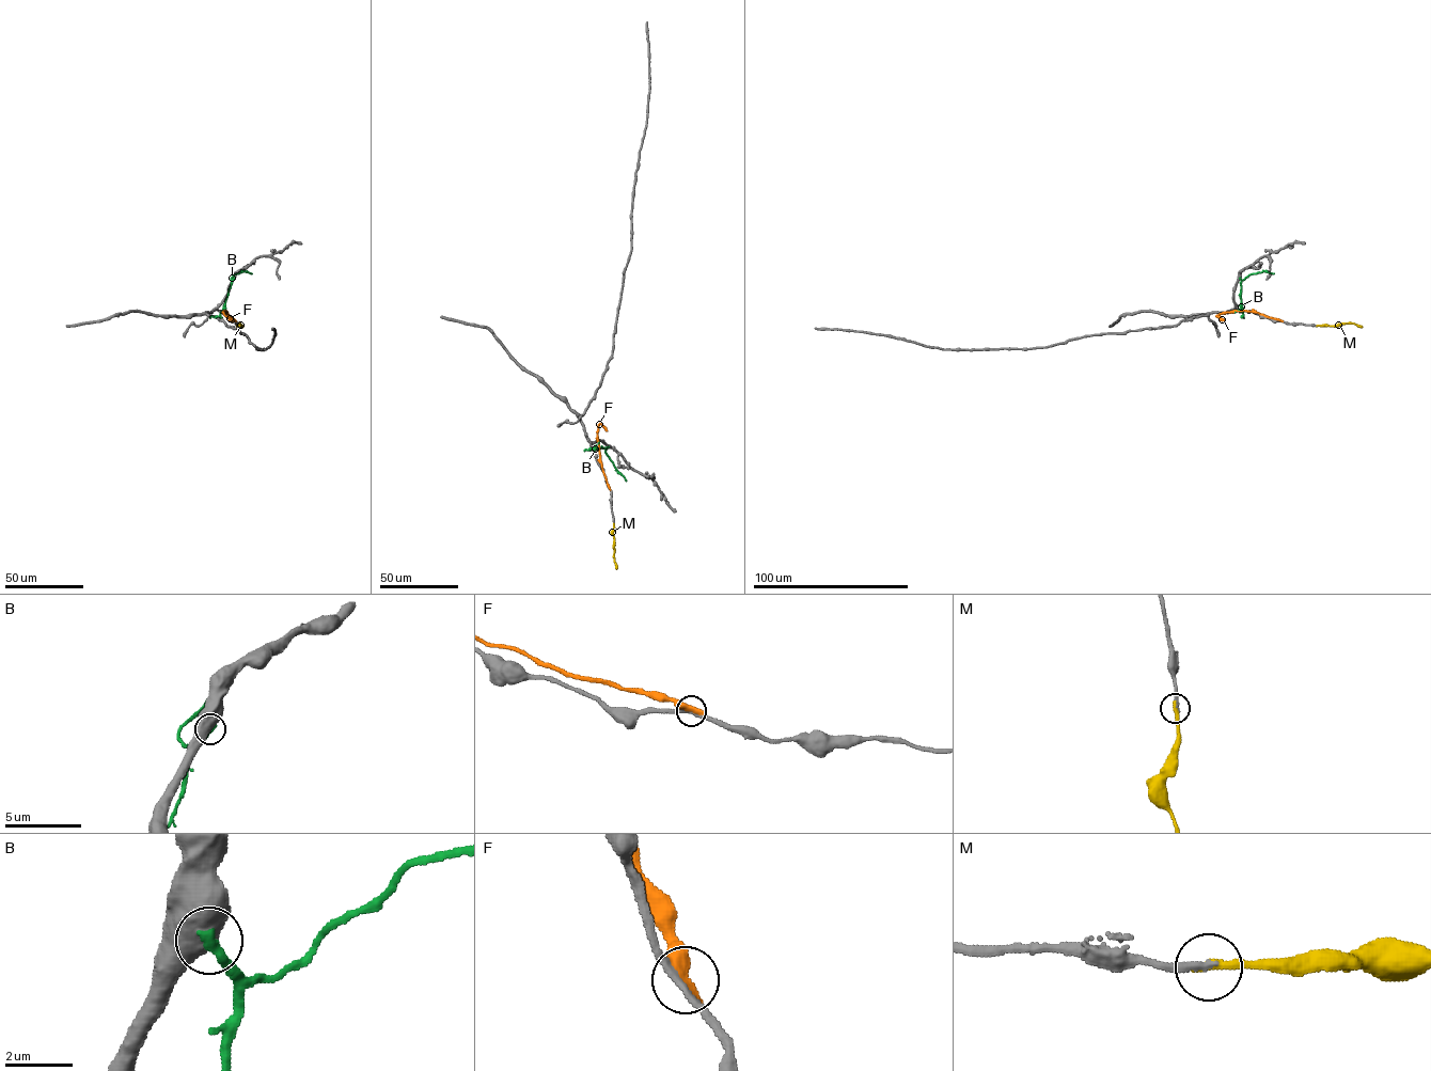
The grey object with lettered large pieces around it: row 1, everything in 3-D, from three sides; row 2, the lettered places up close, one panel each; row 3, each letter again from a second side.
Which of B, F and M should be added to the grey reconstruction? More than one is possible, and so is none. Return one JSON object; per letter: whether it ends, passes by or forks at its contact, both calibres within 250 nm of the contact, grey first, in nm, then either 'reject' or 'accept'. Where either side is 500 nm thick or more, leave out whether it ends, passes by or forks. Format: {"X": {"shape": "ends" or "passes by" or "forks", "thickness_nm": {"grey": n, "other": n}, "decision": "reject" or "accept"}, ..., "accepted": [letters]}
{"B": {"thickness_nm": {"grey": 750, "other": 320}, "decision": "reject"}, "F": {"shape": "ends", "thickness_nm": {"grey": 220, "other": 480}, "decision": "reject"}, "M": {"shape": "ends", "thickness_nm": {"grey": 240, "other": 320}, "decision": "accept"}, "accepted": ["M"]}

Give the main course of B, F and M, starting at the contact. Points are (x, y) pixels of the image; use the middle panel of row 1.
B: (608, 446), (584, 451)
F: (609, 488), (600, 460), (598, 425), (600, 423), (607, 430)
M: (614, 524), (616, 569)

